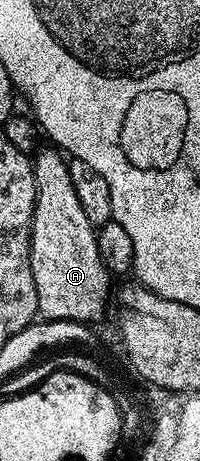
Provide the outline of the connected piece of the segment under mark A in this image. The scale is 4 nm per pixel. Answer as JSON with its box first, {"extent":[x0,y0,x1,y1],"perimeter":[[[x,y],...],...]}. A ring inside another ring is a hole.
{"extent":[29,147,111,323],"perimeter":[[[56,147],[38,148],[32,158],[37,199],[29,262],[35,279],[37,312],[46,321],[94,323],[111,305],[111,274],[99,255],[97,229],[87,219],[71,183],[69,161]],[[62,157],[62,158],[61,158]]]}

